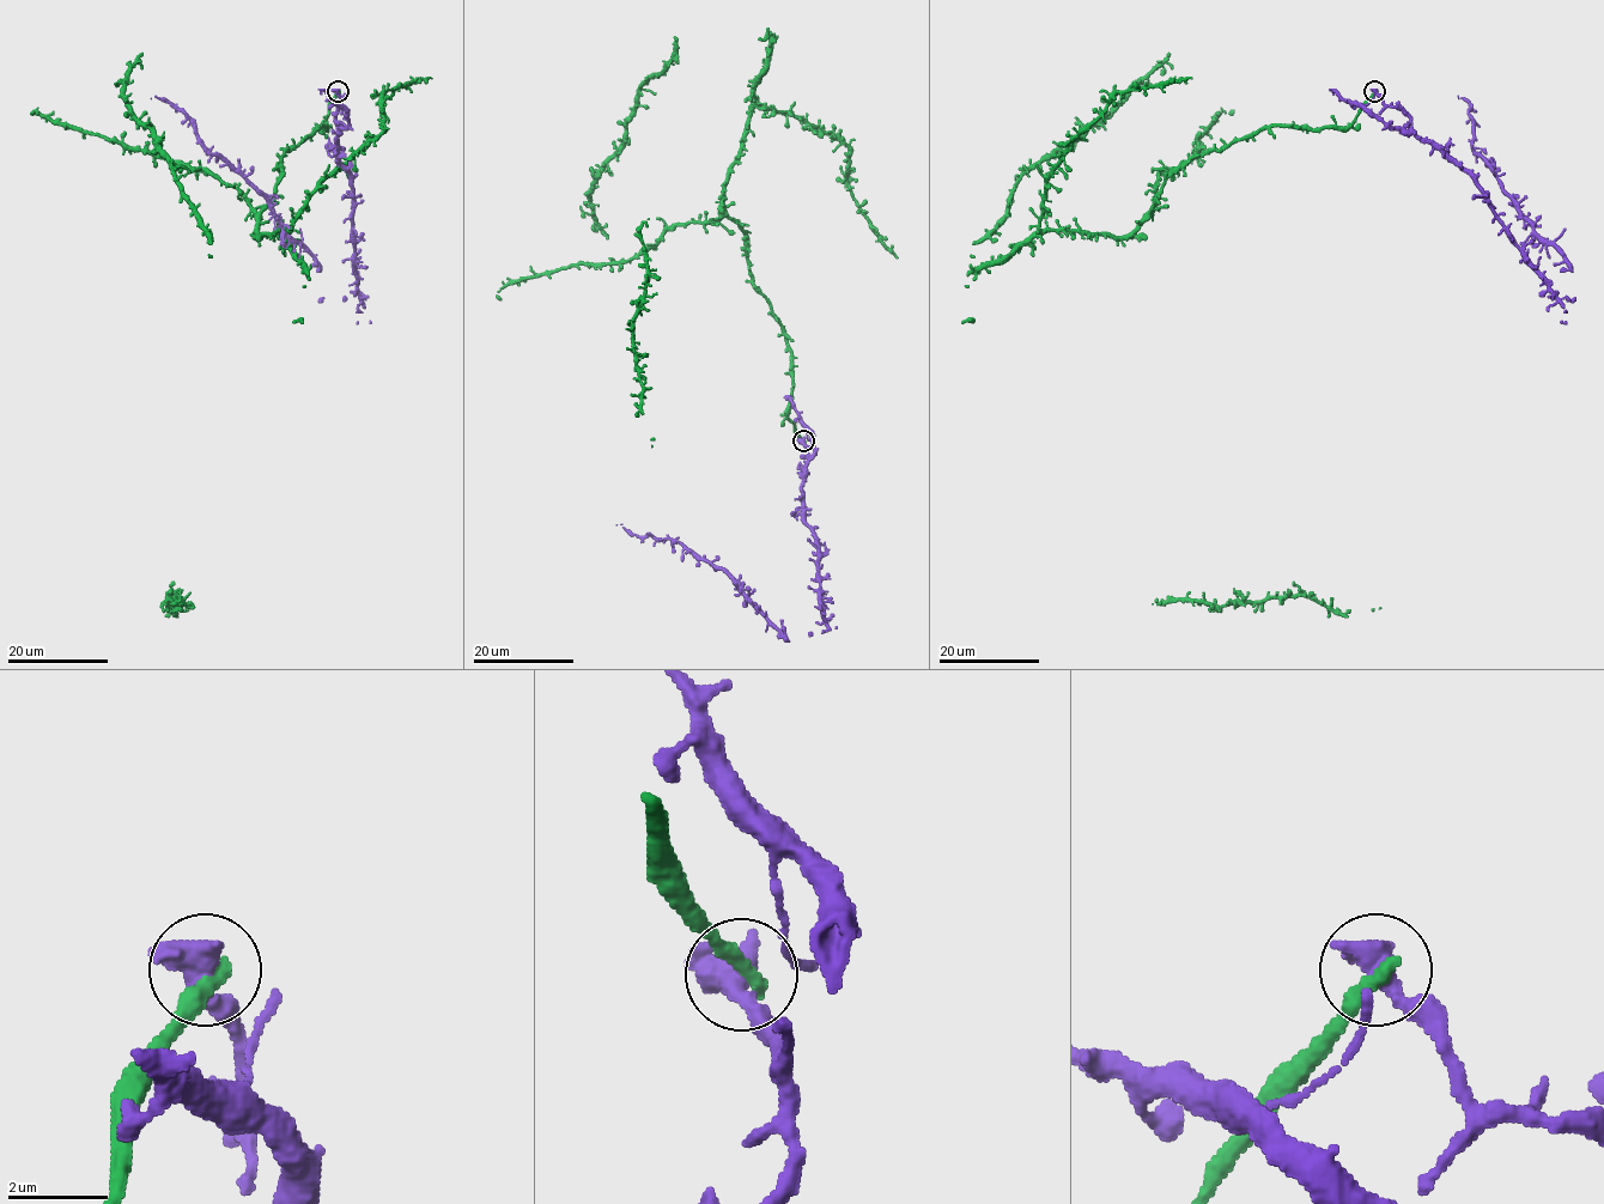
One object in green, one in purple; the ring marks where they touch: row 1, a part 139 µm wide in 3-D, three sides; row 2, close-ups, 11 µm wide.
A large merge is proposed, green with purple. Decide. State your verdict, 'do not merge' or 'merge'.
do not merge

